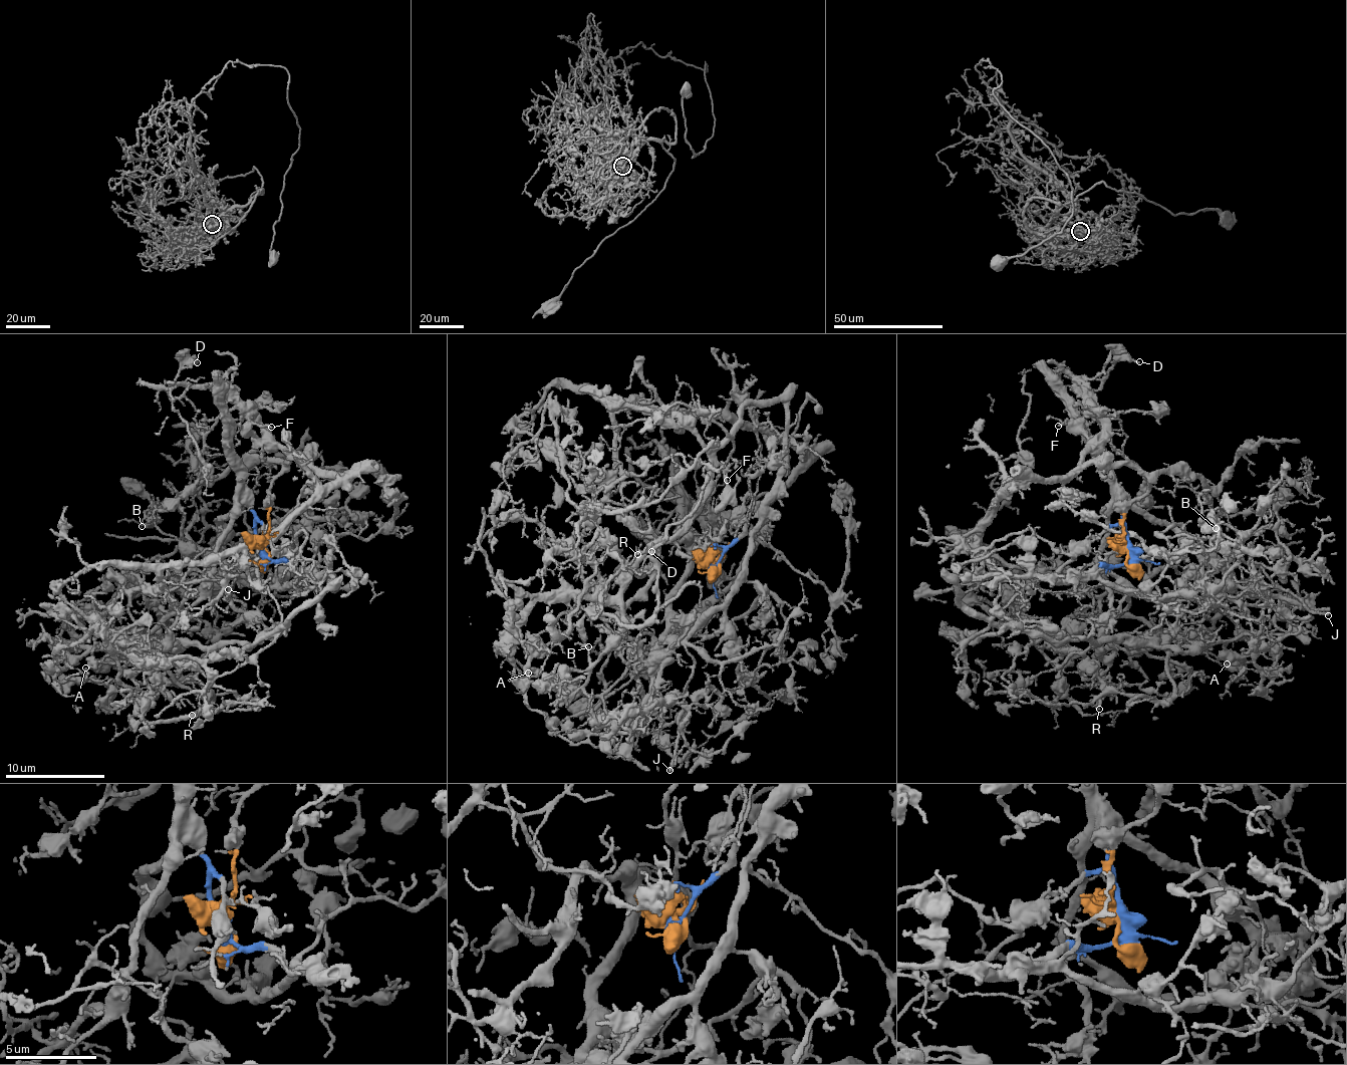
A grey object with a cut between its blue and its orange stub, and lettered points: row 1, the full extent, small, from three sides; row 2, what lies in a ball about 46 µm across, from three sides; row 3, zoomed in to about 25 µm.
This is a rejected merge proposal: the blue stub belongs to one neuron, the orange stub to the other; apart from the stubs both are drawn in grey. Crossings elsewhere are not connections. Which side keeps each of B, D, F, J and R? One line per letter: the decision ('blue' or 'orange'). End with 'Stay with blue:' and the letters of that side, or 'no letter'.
B: orange
D: orange
F: orange
J: blue
R: blue
Stay with blue: J, R

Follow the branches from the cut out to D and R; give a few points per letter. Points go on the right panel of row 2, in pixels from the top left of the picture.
D: (1127, 553), (1122, 511), (1147, 479), (1082, 462), (1086, 391), (1072, 379), (1098, 387), (1117, 359), (1139, 361)
R: (1130, 553), (1116, 506), (1099, 564), (1165, 609), (1161, 633), (1172, 697), (1107, 693), (1097, 700), (1100, 708)

